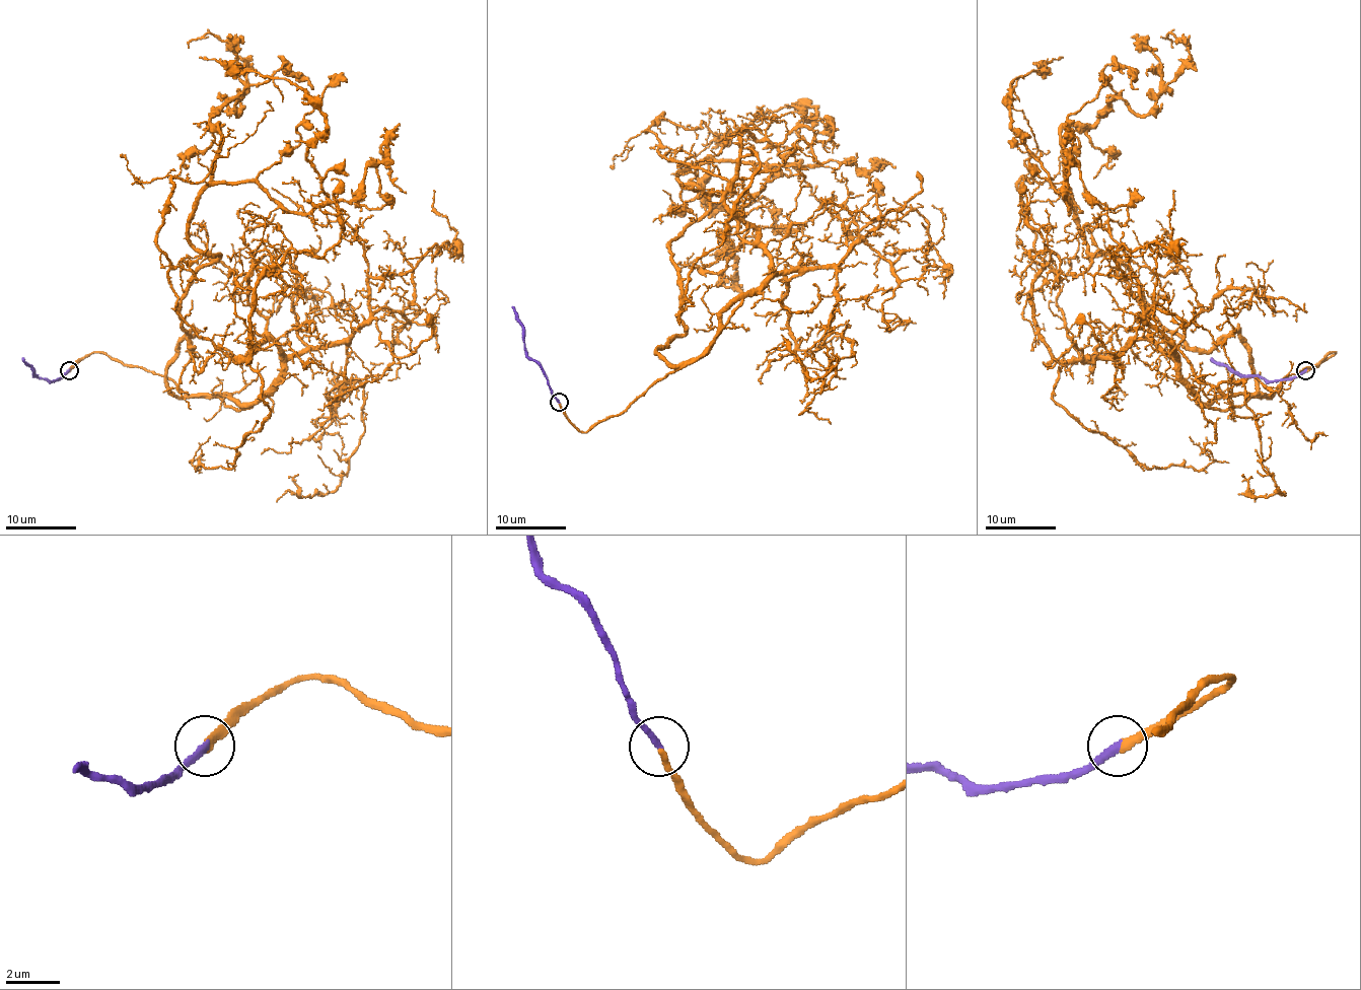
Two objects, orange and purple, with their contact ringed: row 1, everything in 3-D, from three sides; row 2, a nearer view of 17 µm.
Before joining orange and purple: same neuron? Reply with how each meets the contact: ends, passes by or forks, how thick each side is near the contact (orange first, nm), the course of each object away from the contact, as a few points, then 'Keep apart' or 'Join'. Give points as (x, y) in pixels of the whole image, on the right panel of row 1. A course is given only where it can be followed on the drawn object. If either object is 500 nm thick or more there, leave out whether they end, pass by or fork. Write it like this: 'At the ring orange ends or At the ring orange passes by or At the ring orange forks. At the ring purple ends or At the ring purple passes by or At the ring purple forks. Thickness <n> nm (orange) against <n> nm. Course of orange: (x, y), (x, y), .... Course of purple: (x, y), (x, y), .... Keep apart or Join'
At the ring orange ends. At the ring purple ends. Thickness 280 nm (orange) against 280 nm. Course of orange: (1306, 369), (1266, 396), (1237, 331), (1194, 350), (1093, 255), (1012, 128), (1010, 83), (1063, 57). Course of purple: (1305, 369), (1296, 376), (1278, 380), (1232, 373), (1210, 359). Join

